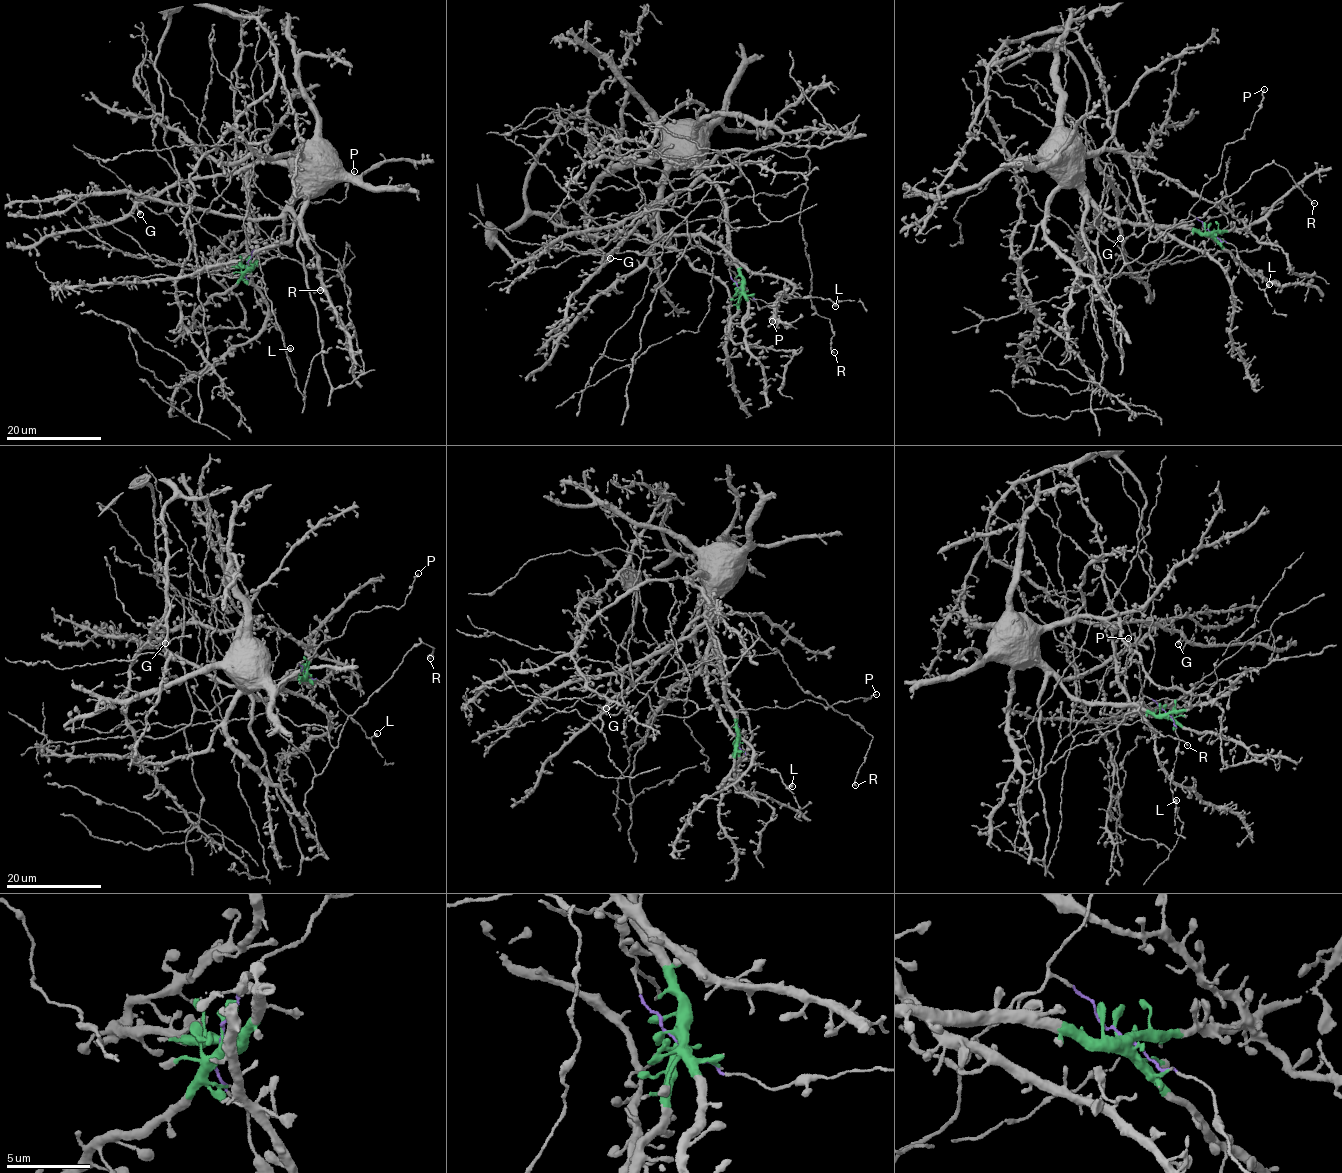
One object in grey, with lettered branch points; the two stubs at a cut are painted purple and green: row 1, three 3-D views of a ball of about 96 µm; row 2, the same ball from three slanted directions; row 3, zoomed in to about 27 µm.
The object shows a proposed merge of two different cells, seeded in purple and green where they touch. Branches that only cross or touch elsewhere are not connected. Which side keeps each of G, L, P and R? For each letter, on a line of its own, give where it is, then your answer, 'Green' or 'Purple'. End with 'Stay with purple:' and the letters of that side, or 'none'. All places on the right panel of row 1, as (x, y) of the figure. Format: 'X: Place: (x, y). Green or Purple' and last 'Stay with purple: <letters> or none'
G: Place: (1120, 238). Green
L: Place: (1269, 284). Purple
P: Place: (1264, 89). Purple
R: Place: (1314, 203). Green
Stay with purple: L, P

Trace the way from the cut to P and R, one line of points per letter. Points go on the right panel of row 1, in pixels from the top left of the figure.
P: (1210, 231), (1189, 211), (1206, 184), (1218, 172), (1224, 145), (1245, 136), (1245, 130), (1250, 128), (1264, 89)
R: (1210, 232), (1148, 223), (1132, 234), (1150, 227), (1155, 242), (1272, 163), (1314, 203)

